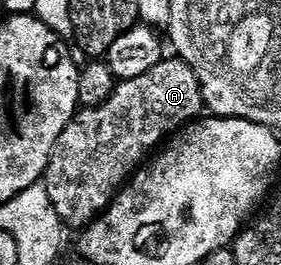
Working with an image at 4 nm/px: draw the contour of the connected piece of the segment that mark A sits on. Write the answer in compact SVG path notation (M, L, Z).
M176 57L163 58L161 63L155 65L153 69L148 69L141 77L118 82L106 103L78 110L73 120L63 129L43 176L47 195L64 226L69 229L71 227L84 229L98 215L105 214L118 191L133 178L138 168L166 140L176 135L181 128L194 122L205 110L205 98L201 92L199 77L195 77L195 69L191 69L191 65Z

